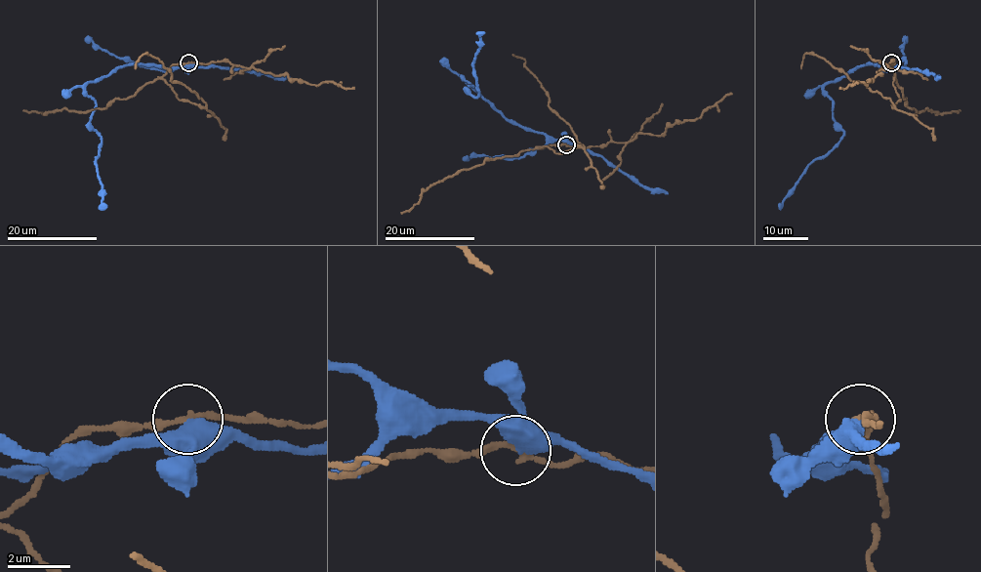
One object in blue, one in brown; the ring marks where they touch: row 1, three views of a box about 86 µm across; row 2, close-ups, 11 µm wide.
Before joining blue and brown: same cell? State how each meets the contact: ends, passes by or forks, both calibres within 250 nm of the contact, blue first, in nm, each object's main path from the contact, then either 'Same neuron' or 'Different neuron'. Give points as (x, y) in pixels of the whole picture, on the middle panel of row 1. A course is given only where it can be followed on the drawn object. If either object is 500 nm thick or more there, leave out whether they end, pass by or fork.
Thickness 650 nm (blue) against 170 nm. Course of blue: (566, 144), (508, 120), (463, 76), (473, 86), (469, 91), (478, 95), (477, 32). Course of brown: (566, 144), (540, 147), (564, 153), (583, 146), (549, 104), (547, 93), (525, 61), (512, 54). Different neuron

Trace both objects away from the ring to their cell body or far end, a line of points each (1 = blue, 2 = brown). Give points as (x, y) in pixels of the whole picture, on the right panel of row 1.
1: (891, 62), (883, 68), (857, 65), (826, 85), (834, 120), (843, 135), (807, 166), (779, 209)
2: (891, 62), (892, 85), (900, 100), (894, 106), (887, 98), (851, 80), (812, 54), (805, 54), (800, 68)

